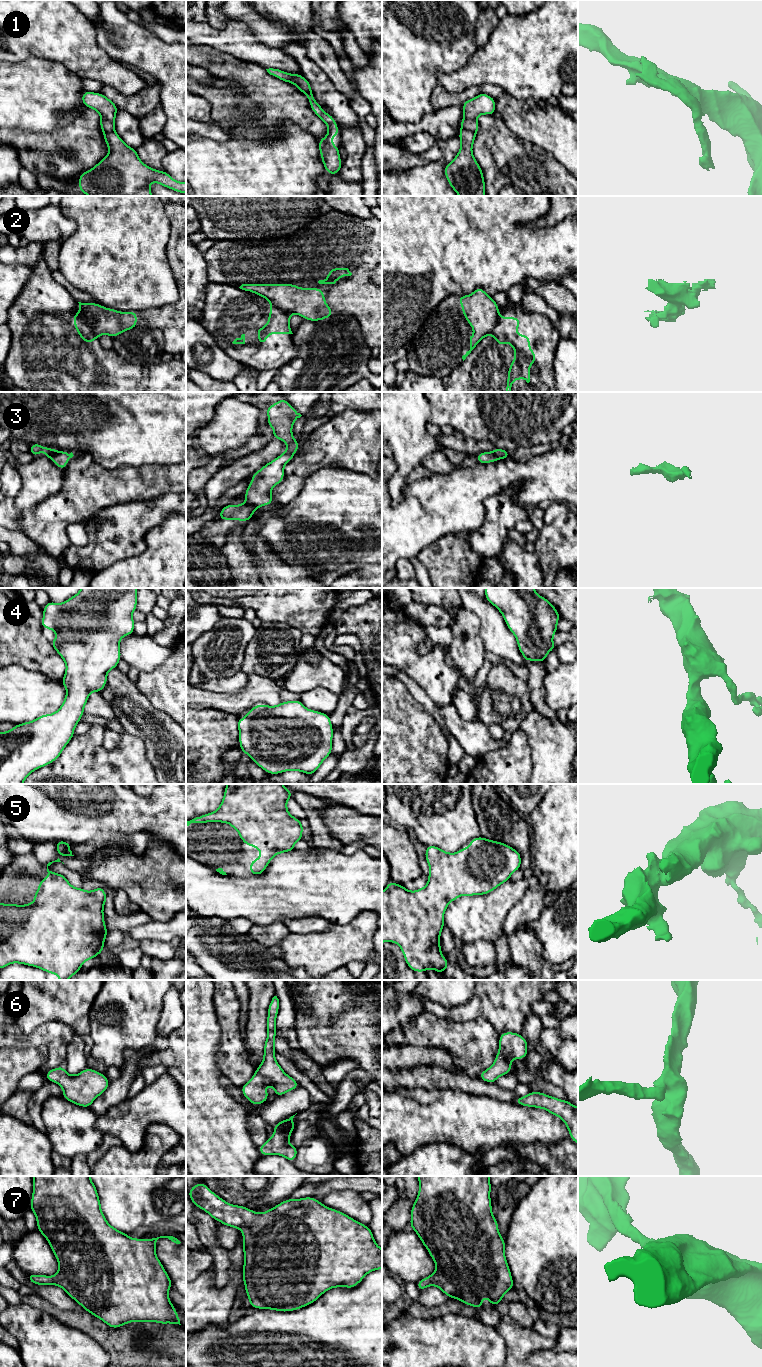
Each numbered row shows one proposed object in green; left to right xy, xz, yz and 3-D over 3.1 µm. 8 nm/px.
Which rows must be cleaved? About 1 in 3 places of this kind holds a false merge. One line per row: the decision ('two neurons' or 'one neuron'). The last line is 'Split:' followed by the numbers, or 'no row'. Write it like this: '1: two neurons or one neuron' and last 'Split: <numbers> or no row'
1: two neurons
2: two neurons
3: two neurons
4: one neuron
5: one neuron
6: one neuron
7: one neuron
Split: 1, 2, 3

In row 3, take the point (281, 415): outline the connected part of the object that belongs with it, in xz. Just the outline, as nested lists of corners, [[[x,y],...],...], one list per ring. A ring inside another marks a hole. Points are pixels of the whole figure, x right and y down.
[[[284,398],[265,410],[268,416],[267,426],[274,429],[273,439],[285,442],[287,449],[252,475],[250,485],[244,493],[246,503],[254,509],[274,503],[271,489],[284,480],[284,466],[293,459],[299,449],[298,440],[293,438],[292,427],[302,415]]]

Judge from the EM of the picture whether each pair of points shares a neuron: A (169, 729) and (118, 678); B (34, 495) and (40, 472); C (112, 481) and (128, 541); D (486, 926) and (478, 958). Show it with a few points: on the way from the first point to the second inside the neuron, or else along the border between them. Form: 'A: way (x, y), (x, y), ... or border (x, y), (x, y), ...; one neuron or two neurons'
A: way (154, 724), (124, 693); one neuron
B: way (35, 489), (40, 478); one neuron
C: border (141, 500), (109, 505), (96, 513); two neurons
D: border (493, 942), (475, 940), (463, 944); two neurons

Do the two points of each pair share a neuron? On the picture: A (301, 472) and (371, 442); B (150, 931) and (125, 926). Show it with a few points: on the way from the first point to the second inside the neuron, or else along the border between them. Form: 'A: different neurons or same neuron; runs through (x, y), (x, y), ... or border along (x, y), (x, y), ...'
A: same neuron; runs through (318, 455), (328, 445), (338, 442), (354, 442)
B: different neurons; border along (152, 920), (135, 925), (128, 931)

